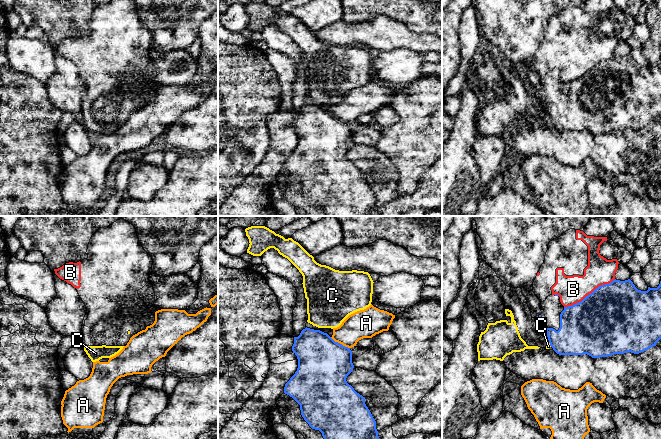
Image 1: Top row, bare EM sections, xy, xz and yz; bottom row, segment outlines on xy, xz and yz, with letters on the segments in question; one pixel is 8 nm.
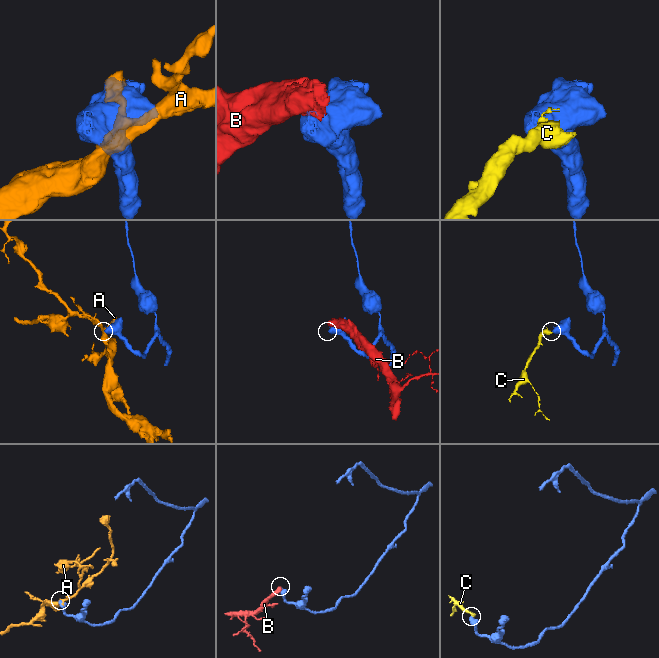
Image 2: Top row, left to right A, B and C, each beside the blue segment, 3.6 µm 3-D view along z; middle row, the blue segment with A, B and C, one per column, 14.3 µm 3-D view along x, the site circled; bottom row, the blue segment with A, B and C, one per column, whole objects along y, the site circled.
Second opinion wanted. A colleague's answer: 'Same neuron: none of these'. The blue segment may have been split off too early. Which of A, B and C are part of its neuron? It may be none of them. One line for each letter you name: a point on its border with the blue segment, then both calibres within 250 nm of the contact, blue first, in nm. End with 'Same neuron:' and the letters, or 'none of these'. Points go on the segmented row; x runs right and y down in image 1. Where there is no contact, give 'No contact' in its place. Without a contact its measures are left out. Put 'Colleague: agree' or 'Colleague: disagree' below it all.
Same neuron: none of these
Colleague: agree

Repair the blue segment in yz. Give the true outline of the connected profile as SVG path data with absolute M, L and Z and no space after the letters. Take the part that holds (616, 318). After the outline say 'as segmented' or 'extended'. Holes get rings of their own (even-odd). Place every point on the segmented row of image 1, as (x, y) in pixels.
M472 216L480 236L480 255L506 286L521 288L527 299L532 318L543 319L550 346L559 355L584 355L592 358L608 357L614 354L639 354L656 346L661 339L661 281L657 288L648 287L647 291L638 290L633 282L613 280L601 285L581 302L563 307L559 295L550 295L541 302L533 292L533 282L545 260L549 242L560 237L570 229L583 231L591 219L610 218L610 216Z; extended

